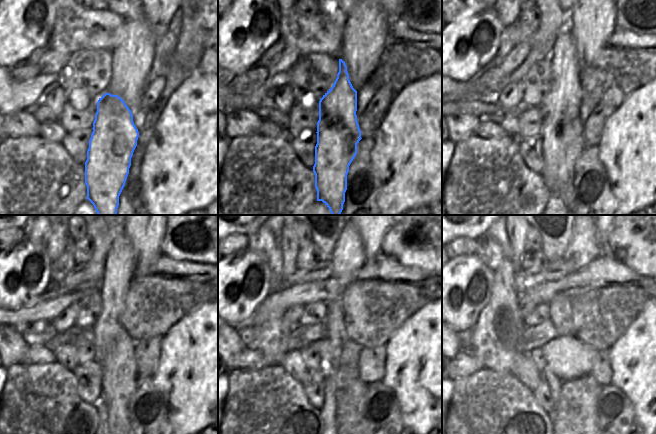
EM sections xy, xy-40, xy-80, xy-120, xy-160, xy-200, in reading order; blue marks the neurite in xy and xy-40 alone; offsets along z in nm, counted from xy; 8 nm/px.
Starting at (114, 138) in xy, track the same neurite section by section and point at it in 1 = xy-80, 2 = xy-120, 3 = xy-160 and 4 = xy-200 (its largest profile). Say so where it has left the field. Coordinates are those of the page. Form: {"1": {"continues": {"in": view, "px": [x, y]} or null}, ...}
{"1": {"continues": {"in": "xy-80", "px": [562, 128]}}, "2": {"continues": {"in": "xy-120", "px": [114, 350]}}, "3": {"continues": {"in": "xy-160", "px": [349, 256]}}, "4": {"continues": {"in": "xy-200", "px": [581, 245]}}}

